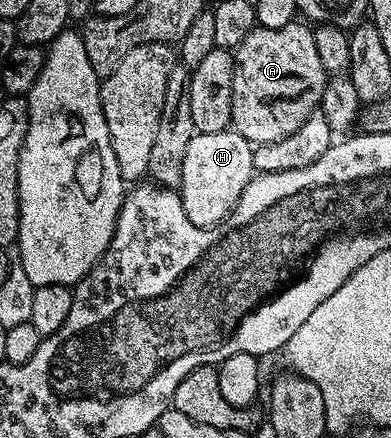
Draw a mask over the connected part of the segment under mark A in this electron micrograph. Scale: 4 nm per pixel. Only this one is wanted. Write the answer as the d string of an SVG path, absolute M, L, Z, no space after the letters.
M295 21L289 23L288 25L282 26L281 29L268 29L267 27L255 26L254 31L248 33L248 37L244 37L244 41L240 41L238 47L233 48L234 76L232 77L232 117L230 118L230 127L236 133L240 133L240 137L244 137L252 145L275 143L284 137L288 137L296 129L300 129L300 125L313 111L319 110L328 72L324 69L324 64L320 61L320 56L317 53L313 30L305 22L302 22L303 24L301 22Z

